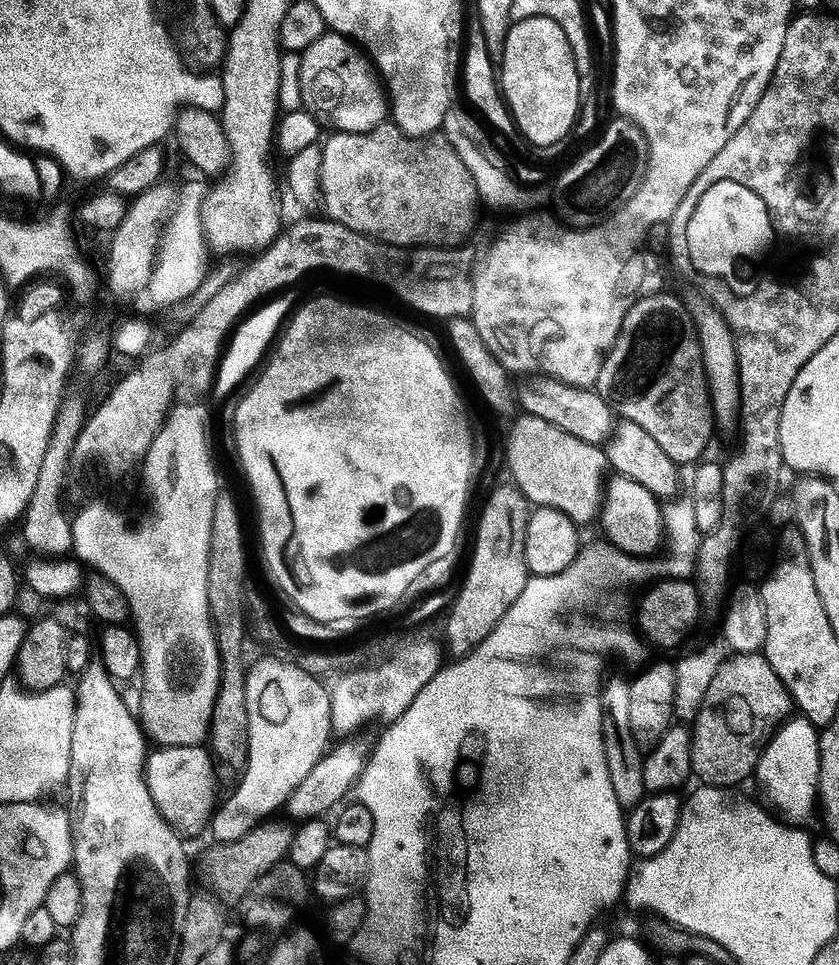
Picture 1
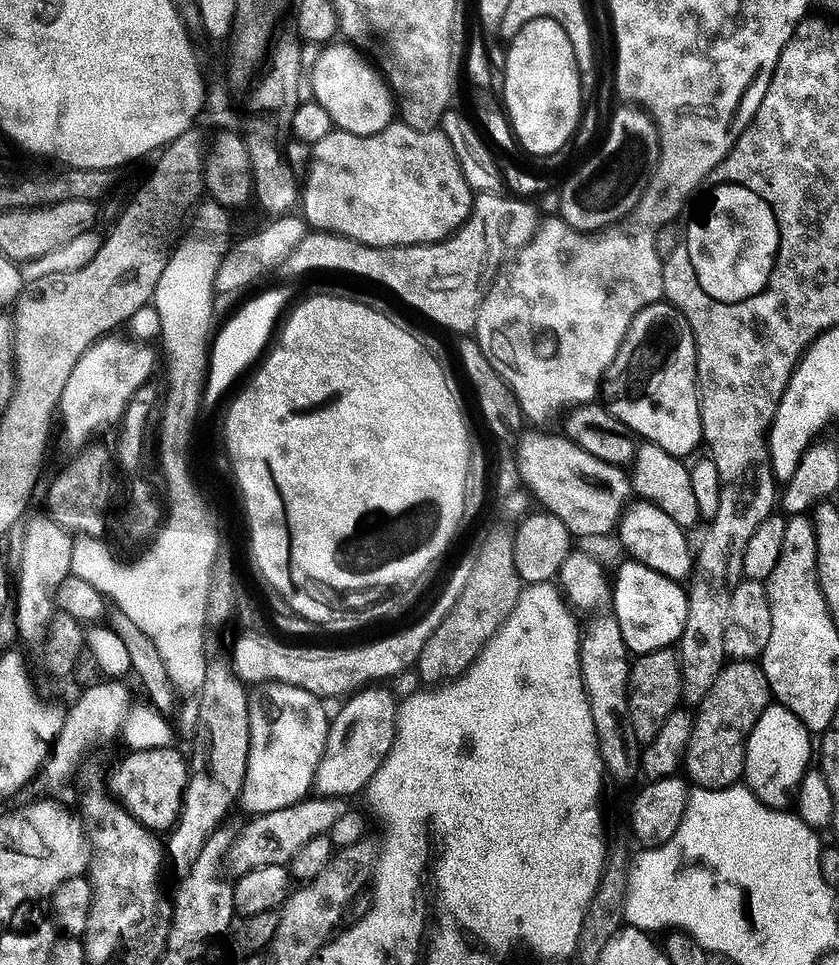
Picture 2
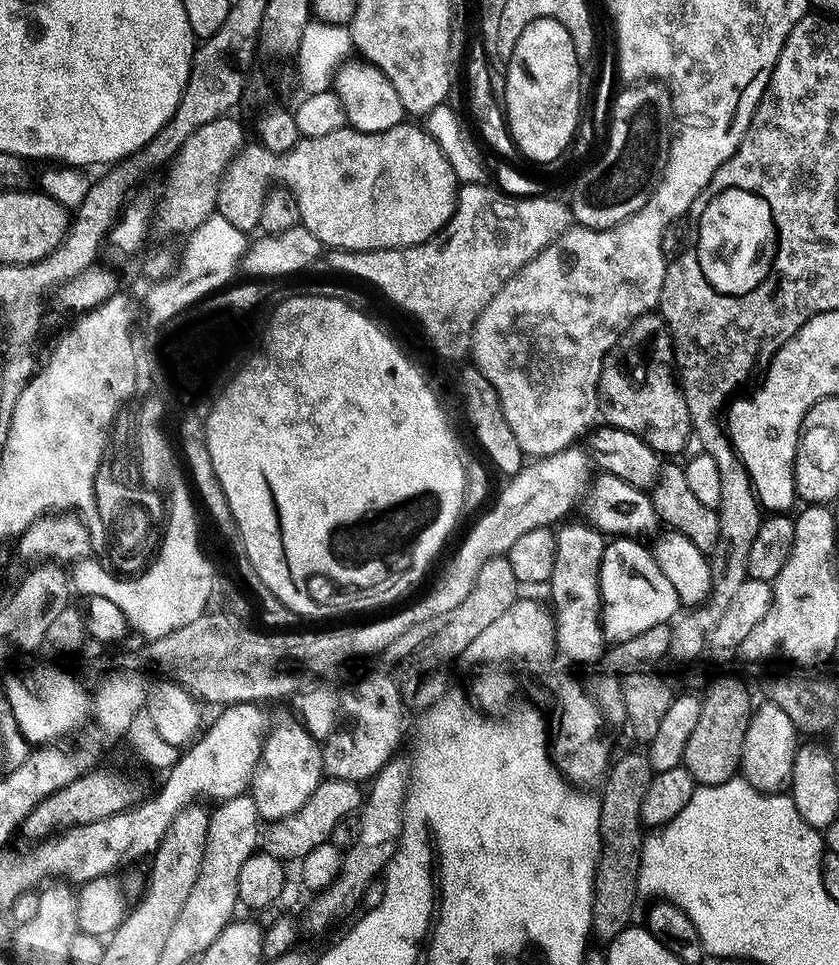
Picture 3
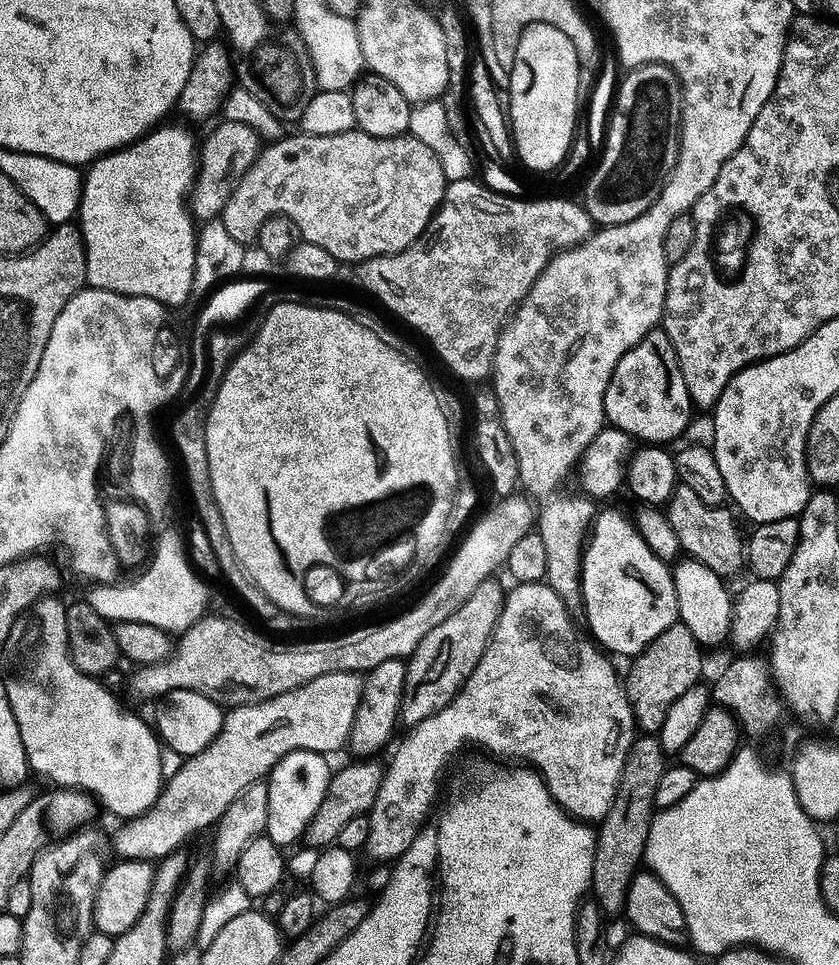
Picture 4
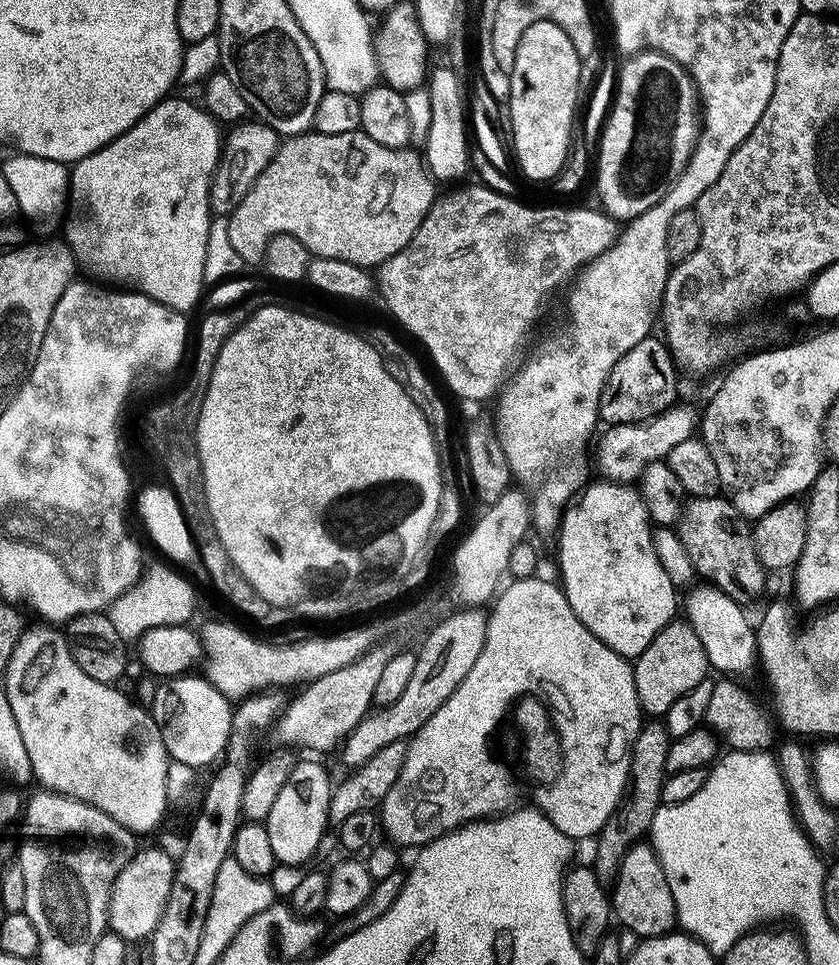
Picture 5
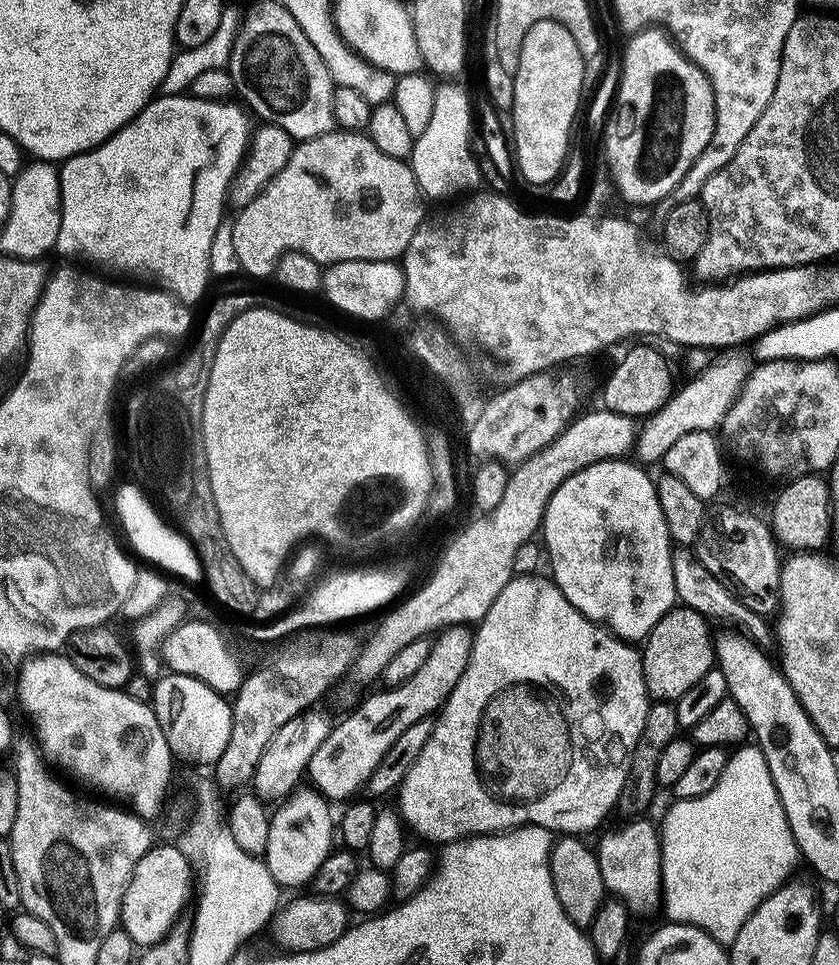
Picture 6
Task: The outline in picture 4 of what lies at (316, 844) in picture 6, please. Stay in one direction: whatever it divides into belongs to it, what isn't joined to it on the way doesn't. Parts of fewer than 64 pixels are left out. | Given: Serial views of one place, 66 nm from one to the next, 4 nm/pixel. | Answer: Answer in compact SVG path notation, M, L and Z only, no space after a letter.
M291 752L278 762L272 769L272 775L267 777L270 818L266 835L281 850L288 850L291 844L305 839L310 822L318 814L334 775L334 768L328 765L328 760L327 755L319 752Z

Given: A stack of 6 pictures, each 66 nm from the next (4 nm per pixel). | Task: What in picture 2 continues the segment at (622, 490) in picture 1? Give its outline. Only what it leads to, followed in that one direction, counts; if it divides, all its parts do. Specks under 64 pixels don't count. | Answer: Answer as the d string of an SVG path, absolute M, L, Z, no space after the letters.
M647 502L631 505L620 519L618 537L620 544L628 551L627 555L642 566L662 574L677 582L691 581L694 576L694 544L688 541L689 533L670 518L662 514L658 506Z

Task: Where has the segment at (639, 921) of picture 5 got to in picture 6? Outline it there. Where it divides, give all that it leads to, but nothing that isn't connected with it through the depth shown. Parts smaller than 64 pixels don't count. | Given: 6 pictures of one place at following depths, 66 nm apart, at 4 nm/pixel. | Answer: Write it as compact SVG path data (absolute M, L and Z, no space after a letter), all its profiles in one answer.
M636 818L628 823L632 824L624 824L613 832L605 831L599 837L598 855L602 866L602 882L606 882L613 897L623 899L633 917L652 916L664 907L661 829L656 824L652 825L648 818Z

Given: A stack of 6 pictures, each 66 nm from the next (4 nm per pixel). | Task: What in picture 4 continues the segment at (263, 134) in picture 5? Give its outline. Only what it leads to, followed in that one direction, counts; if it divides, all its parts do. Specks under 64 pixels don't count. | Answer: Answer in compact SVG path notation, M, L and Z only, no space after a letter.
M224 120L202 140L198 152L199 175L190 195L190 211L197 221L207 222L223 217L224 207L232 197L232 189L238 177L248 173L248 169L260 157L262 139L249 126L239 122Z

